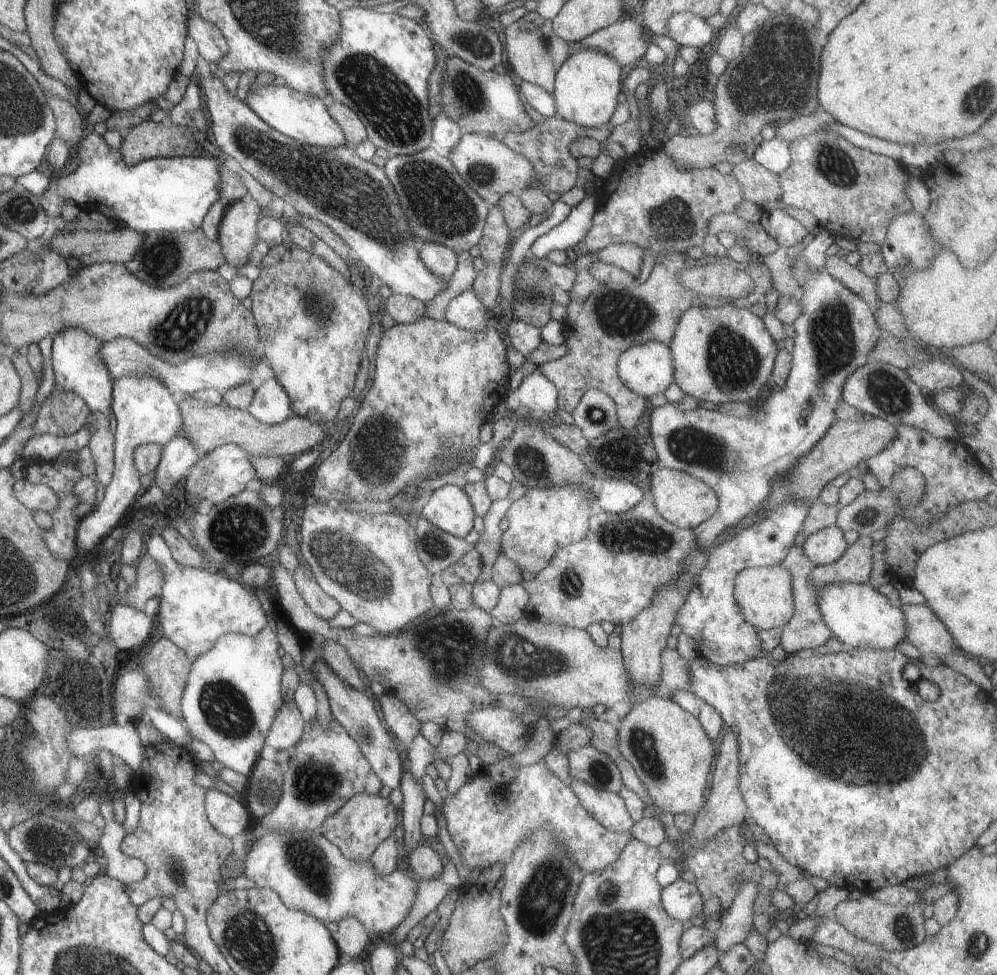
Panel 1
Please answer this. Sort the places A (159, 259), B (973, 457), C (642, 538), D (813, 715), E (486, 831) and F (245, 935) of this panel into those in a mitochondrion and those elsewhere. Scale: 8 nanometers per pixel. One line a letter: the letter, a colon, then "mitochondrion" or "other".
A: mitochondrion
B: other
C: mitochondrion
D: mitochondrion
E: other
F: mitochondrion

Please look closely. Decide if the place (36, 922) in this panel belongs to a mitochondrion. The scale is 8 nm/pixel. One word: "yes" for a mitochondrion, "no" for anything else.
no

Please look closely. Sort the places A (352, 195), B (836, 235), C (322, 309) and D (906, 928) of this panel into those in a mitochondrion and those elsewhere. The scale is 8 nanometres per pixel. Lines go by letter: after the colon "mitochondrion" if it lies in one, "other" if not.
A: mitochondrion
B: other
C: mitochondrion
D: mitochondrion

